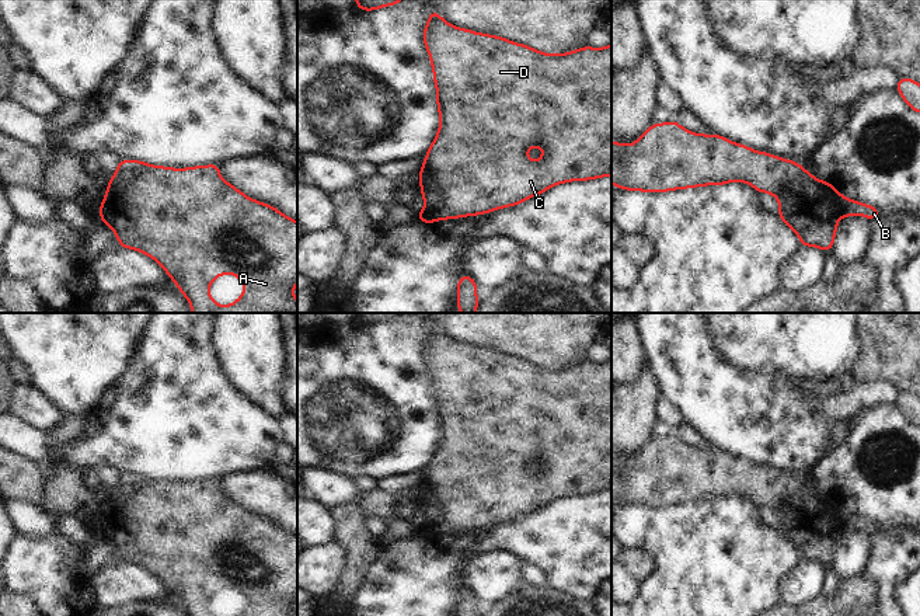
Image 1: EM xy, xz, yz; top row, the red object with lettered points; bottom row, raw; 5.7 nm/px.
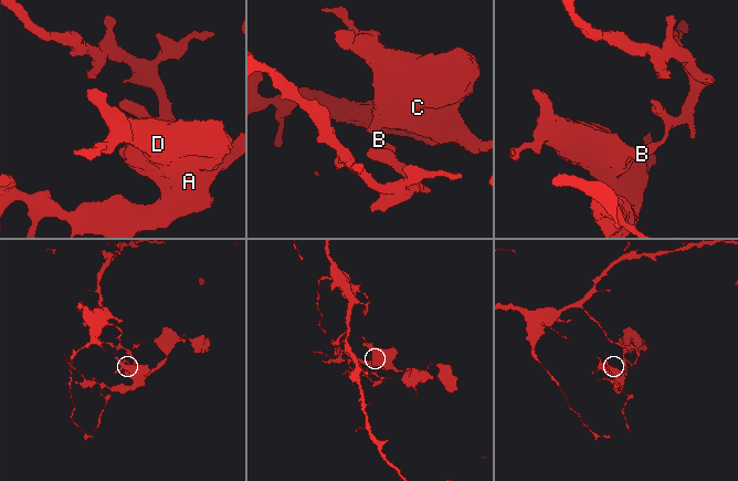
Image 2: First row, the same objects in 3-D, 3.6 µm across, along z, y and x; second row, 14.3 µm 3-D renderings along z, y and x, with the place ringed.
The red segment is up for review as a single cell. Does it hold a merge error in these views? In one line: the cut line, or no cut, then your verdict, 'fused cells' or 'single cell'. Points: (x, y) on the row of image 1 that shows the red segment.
yz (798, 188), (804, 197), (822, 201), (840, 216) | fused cells

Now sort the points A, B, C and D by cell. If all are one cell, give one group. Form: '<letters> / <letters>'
A C D / B

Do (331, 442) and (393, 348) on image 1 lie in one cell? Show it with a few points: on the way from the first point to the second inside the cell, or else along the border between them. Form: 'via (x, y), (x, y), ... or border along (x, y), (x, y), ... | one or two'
via (331, 417), (331, 407), (356, 378), (368, 373) | one

